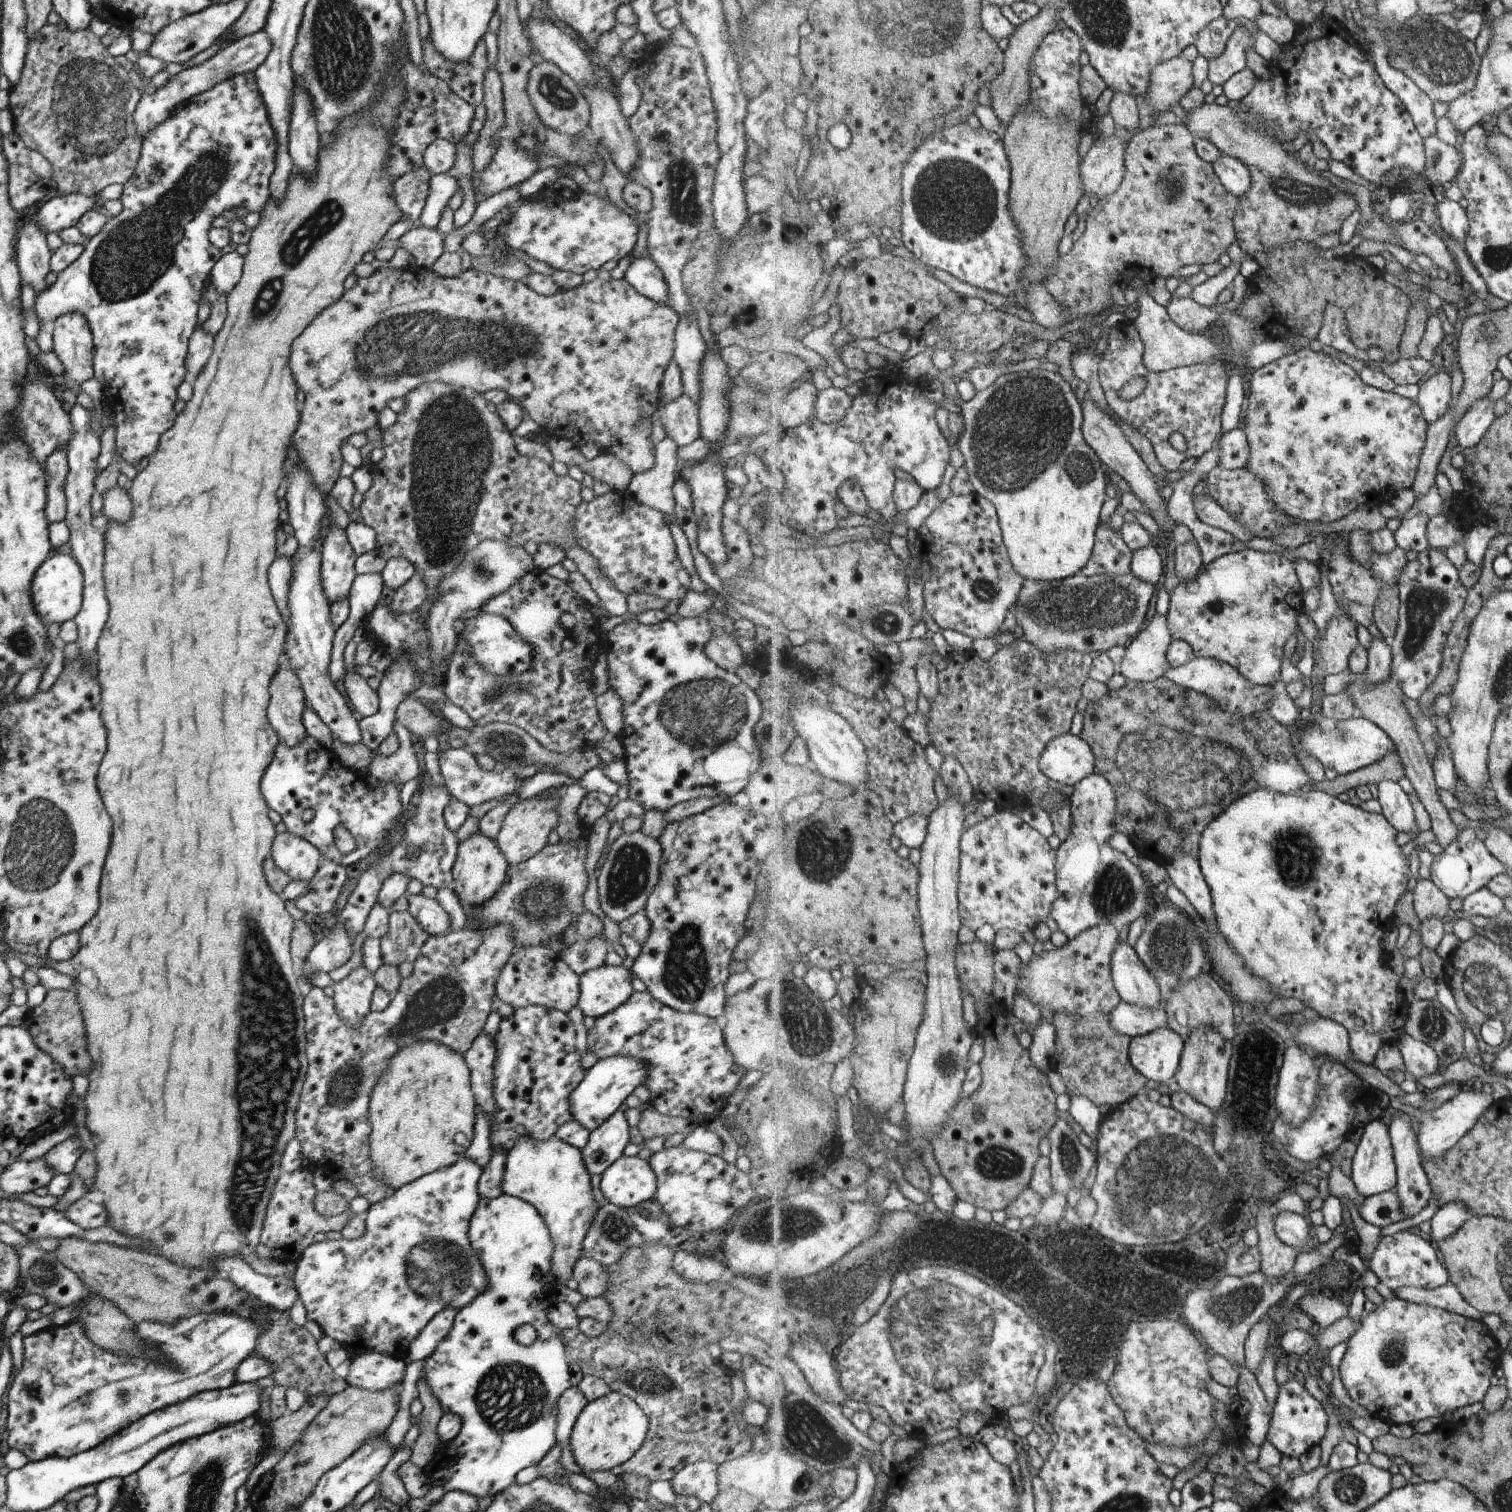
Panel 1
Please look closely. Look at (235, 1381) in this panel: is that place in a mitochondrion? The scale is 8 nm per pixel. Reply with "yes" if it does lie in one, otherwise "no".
no

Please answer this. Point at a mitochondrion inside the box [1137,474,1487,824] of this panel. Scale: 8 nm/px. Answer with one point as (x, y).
(1220, 774)

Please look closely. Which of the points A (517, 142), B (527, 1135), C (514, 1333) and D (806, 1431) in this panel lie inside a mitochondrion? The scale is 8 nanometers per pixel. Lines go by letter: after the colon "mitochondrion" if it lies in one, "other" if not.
A: other
B: other
C: other
D: mitochondrion

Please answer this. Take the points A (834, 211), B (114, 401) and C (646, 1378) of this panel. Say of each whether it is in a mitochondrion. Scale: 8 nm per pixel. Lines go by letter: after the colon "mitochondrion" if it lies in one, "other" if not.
A: other
B: other
C: mitochondrion

